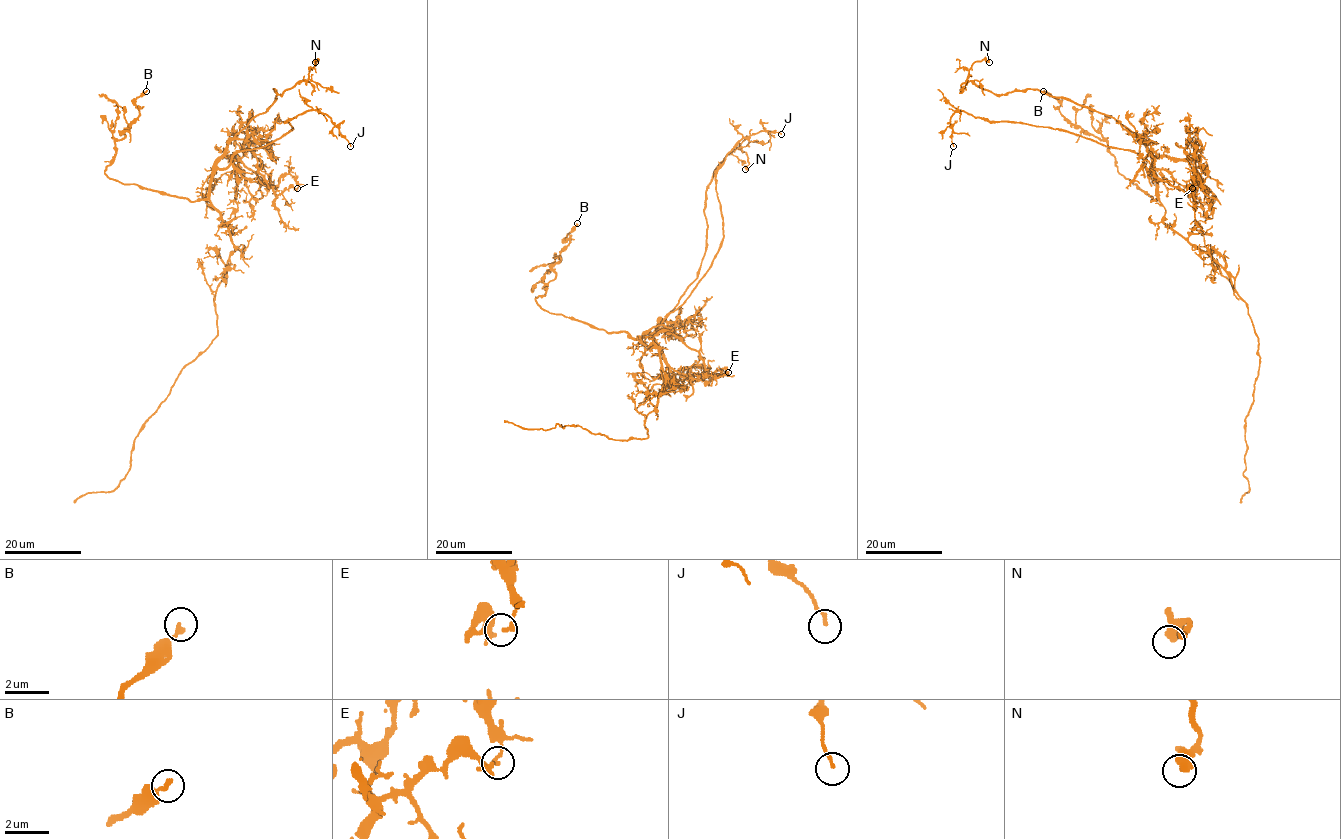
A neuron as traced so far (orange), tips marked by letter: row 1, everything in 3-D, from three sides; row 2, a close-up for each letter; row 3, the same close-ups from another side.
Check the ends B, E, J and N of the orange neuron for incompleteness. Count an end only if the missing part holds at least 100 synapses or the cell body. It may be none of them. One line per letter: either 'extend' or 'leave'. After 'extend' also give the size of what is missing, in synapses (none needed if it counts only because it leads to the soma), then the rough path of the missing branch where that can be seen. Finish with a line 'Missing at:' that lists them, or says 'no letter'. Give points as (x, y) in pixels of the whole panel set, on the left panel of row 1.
B: leave
E: leave
J: leave
N: leave
Missing at: no letter

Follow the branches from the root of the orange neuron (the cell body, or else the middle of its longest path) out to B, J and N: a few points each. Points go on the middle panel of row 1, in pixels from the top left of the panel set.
B: (660, 356), (654, 344), (552, 314), (535, 299), (555, 277), (552, 267), (577, 223)
J: (660, 356), (640, 338), (683, 303), (723, 237), (715, 170), (743, 138), (781, 134)
N: (660, 356), (640, 338), (697, 276), (712, 173), (737, 148), (746, 153), (745, 169)

